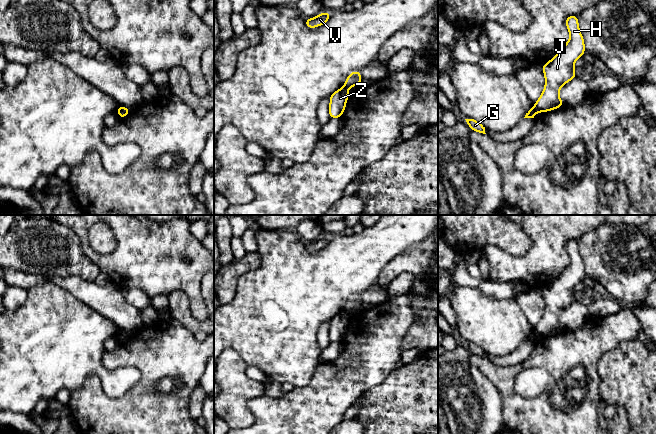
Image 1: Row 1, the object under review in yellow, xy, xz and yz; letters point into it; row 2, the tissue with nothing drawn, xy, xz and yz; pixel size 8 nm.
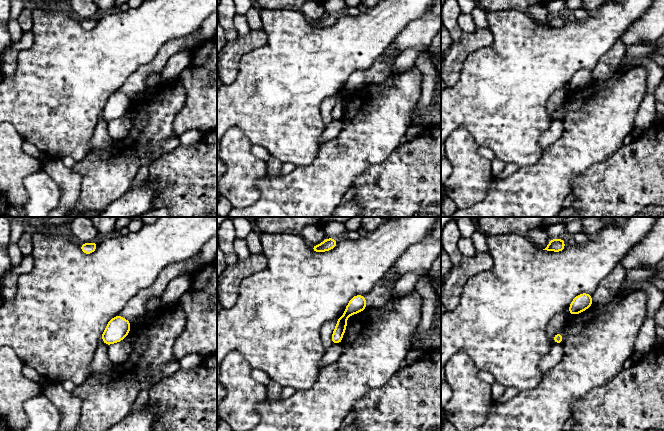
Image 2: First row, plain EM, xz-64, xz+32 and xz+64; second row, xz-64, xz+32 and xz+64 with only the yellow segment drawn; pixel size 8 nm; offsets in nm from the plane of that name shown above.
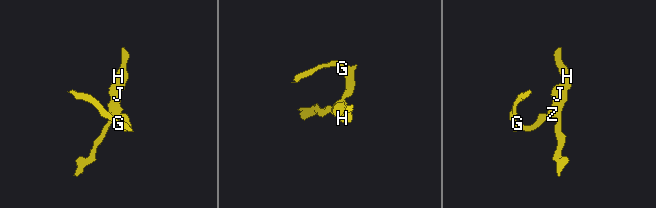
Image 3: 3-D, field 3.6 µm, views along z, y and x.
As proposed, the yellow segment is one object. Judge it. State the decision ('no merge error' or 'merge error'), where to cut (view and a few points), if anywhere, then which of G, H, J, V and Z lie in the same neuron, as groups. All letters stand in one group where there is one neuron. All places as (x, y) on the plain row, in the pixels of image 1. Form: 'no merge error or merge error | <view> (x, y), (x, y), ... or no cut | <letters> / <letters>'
merge error | xz (343, 311), (347, 314) | G V / H J Z

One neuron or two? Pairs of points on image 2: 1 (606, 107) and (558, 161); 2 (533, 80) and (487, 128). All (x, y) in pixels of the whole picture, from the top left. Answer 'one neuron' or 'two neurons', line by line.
1: one neuron
2: one neuron

